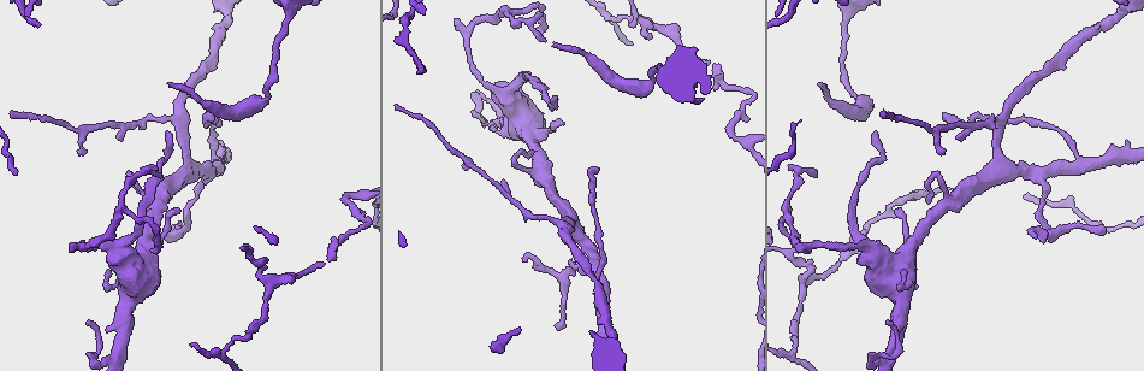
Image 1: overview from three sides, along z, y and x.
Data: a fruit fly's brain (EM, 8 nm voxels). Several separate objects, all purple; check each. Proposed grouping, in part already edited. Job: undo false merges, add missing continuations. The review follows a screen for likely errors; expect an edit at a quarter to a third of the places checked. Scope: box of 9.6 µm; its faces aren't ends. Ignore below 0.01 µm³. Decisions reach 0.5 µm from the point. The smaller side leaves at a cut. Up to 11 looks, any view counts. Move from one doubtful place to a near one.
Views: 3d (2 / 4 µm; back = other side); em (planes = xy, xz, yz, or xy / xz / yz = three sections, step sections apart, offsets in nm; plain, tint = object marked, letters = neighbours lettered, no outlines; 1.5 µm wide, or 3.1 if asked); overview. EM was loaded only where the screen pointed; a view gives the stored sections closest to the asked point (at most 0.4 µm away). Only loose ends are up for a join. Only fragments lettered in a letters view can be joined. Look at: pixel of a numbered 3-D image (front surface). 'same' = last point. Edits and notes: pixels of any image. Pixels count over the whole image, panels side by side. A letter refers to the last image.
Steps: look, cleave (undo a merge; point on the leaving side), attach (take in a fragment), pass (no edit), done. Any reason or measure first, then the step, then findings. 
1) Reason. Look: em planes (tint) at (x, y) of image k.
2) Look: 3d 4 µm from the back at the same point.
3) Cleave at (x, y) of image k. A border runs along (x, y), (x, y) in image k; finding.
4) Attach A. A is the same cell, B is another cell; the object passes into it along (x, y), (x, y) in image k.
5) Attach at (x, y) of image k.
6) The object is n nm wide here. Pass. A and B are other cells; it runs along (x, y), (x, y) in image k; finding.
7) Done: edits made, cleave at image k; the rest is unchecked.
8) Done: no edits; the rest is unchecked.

Free end. Look: em xz step 4 (tint) at (169, 82) of image 1.

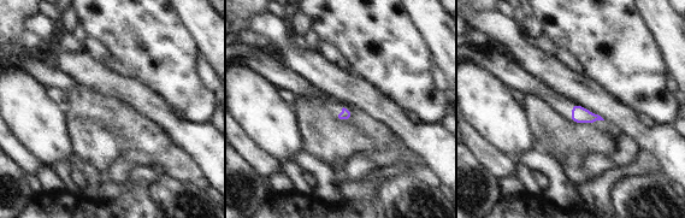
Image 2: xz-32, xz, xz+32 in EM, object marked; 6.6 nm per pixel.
Cut it another way. Look: em planes (letters) at the same point.

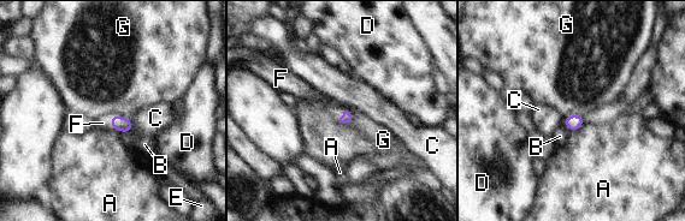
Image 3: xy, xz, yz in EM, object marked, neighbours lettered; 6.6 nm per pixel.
Attach F. F is the same cell, A, B, C, D, E and G are other cells; the object passes into it along (117, 123), (111, 126), (102, 123) in image 3; the neuron continues.

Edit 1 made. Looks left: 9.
See it whole again. Look: overview.

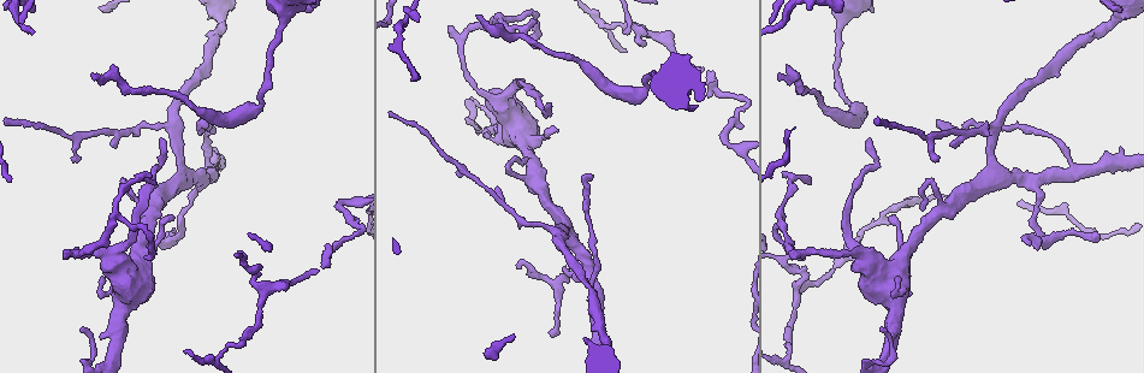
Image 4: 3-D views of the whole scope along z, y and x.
Sharp bend. Look: em planes (letters) at (161, 163) of image 4.

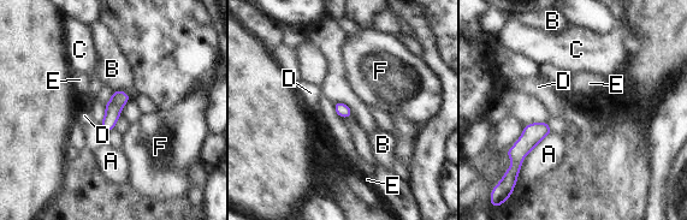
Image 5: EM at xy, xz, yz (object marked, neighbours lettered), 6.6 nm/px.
The longest contact is with A, 320 nm. Pass. A, B, C, D, E and F are other cells; a border runs along (113, 90), (124, 90), (131, 97) in image 5; all the same neuron.

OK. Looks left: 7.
Three-way junction. Look: 3d 4 µm at (486, 94) of image 4.

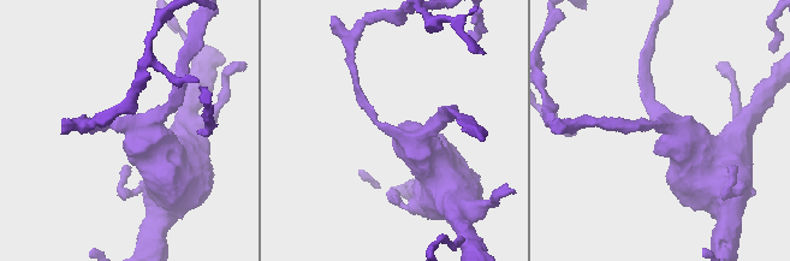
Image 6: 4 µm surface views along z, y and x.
3 arms meet here. Look: em planes (tint) at (663, 124) of image 6.

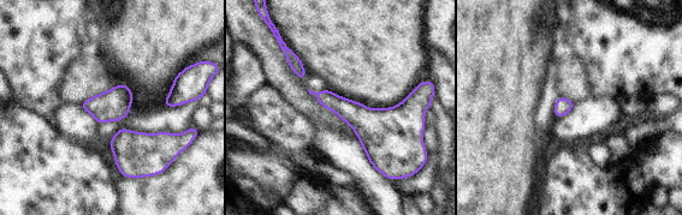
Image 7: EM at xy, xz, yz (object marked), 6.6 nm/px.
See the neighbours. Look: em planes (letters) at the same point.

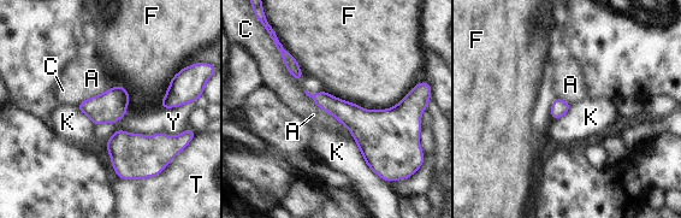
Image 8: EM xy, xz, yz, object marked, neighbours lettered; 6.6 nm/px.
The object is 30 nm wide here; the longest contact is with Y, 500 nm. Pass. A, C, F, K, T and Y are other cells; continuous, no second neuron.

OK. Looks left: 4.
Free end. Look: em yz step 4 (letters) at (79, 329) of image 4.

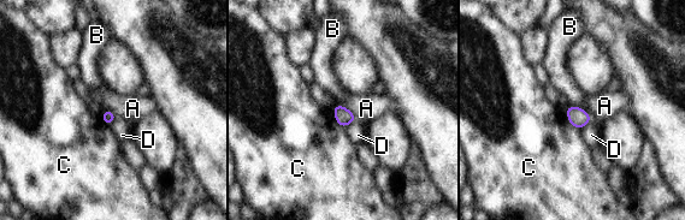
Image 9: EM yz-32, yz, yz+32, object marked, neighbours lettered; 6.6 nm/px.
Look: em planes (letters) at the same point.

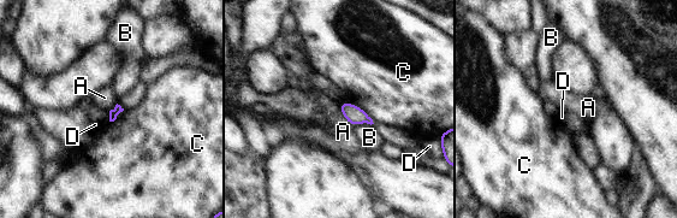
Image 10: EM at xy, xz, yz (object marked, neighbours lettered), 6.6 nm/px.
Pass. A, B, C and D are other cells; a border runs along (108, 111), (110, 121) in image 10; none of them fits.

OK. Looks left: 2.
Done: edits made, attach at image 3; the rest is unchecked.

